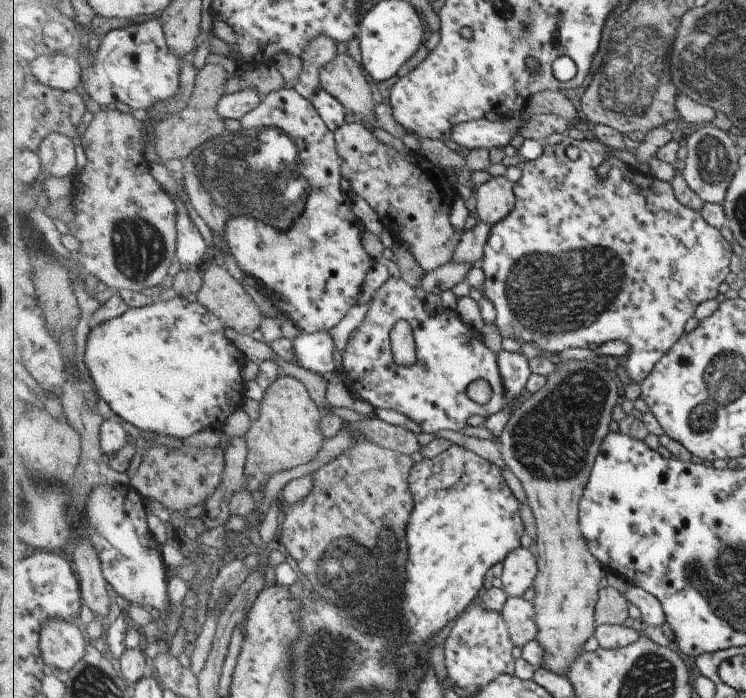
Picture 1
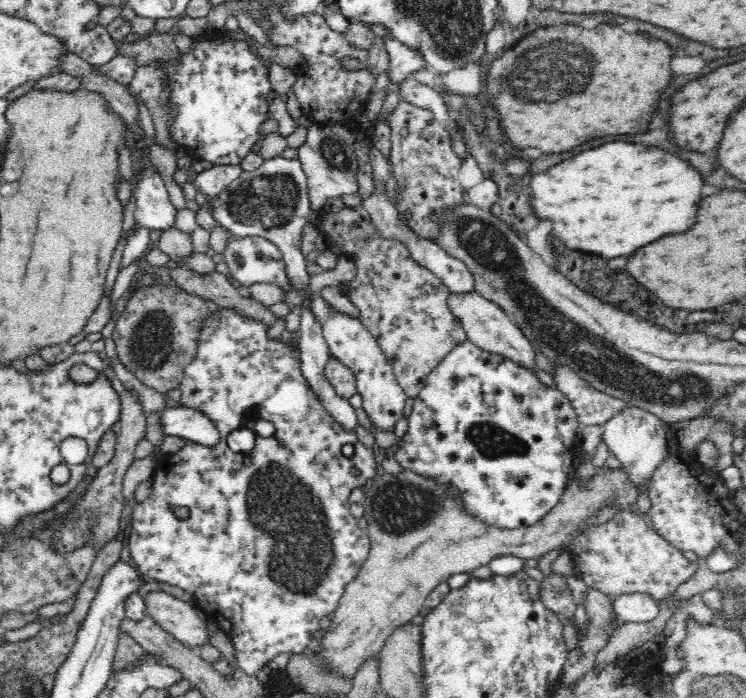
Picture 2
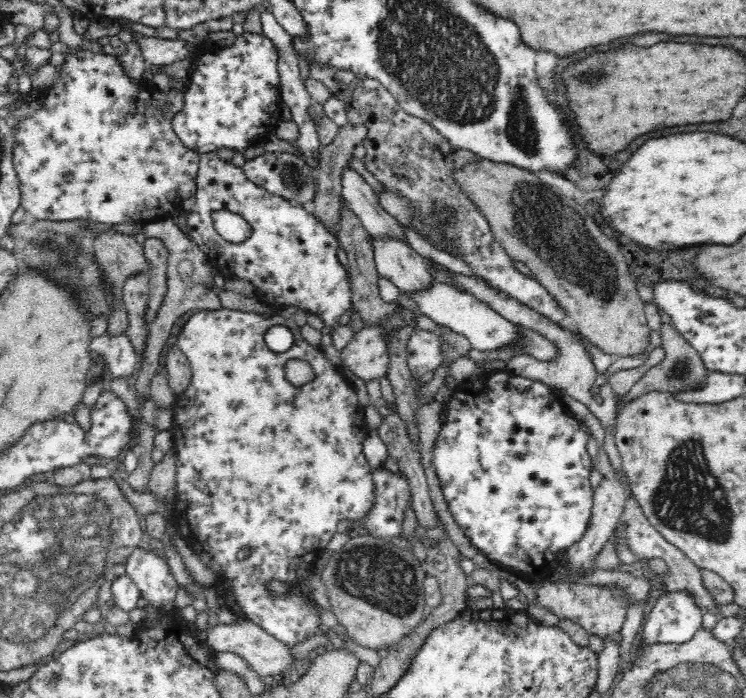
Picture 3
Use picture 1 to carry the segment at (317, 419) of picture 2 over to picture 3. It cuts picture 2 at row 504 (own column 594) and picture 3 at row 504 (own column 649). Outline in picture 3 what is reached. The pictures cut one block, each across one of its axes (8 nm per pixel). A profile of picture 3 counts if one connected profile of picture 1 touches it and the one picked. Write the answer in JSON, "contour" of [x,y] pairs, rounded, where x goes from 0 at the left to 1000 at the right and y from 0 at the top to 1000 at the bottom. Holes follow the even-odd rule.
{"contour":[[[295,441],[292,444],[271,444],[263,446],[259,453],[255,453],[255,457],[241,476],[241,481],[239,481],[239,499],[244,500],[244,504],[248,504],[248,509],[252,511],[252,516],[256,521],[257,539],[255,544],[255,550],[249,554],[244,563],[236,566],[236,572],[233,576],[233,605],[229,610],[228,616],[232,620],[232,645],[236,652],[236,713],[235,721],[232,722],[232,734],[231,734],[231,755],[236,758],[239,768],[252,768],[249,771],[249,777],[255,779],[255,785],[260,788],[263,797],[268,799],[271,807],[276,809],[276,814],[282,814],[282,817],[287,817],[287,819],[292,819],[292,825],[295,825],[295,831],[298,831],[298,837],[295,837],[295,842],[298,840],[306,840],[308,845],[298,845],[300,848],[300,860],[303,860],[303,868],[306,872],[314,875],[314,880],[327,880],[332,888],[338,893],[343,893],[343,895],[353,901],[358,910],[367,911],[369,915],[373,915],[374,921],[378,921],[383,926],[397,926],[401,920],[405,920],[410,911],[416,911],[416,908],[432,908],[429,900],[429,883],[426,883],[426,874],[424,874],[424,862],[421,857],[418,857],[418,842],[416,842],[416,817],[410,817],[410,814],[418,814],[421,809],[421,802],[426,798],[429,791],[434,791],[434,785],[440,782],[440,777],[445,774],[448,765],[452,761],[452,752],[457,746],[472,748],[476,744],[488,744],[491,738],[496,738],[496,734],[501,731],[501,722],[507,722],[507,708],[504,702],[504,693],[501,693],[500,686],[500,670],[496,668],[496,663],[492,660],[489,650],[487,649],[487,633],[491,630],[491,623],[495,620],[496,615],[492,612],[489,600],[488,600],[488,587],[484,585],[484,579],[480,574],[480,566],[469,547],[453,532],[442,517],[432,507],[428,496],[421,496],[410,489],[408,483],[405,483],[402,477],[402,468],[394,460],[394,456],[381,456],[381,453],[370,451],[370,453],[357,453],[354,454],[351,448],[338,448],[338,447],[324,447],[322,444],[306,443],[306,441]],[[367,464],[374,464],[375,467],[382,467],[387,470],[393,476],[394,490],[386,501],[381,504],[367,504],[362,501],[355,491],[354,487],[354,476],[362,470],[362,467],[367,467]],[[389,513],[403,513],[410,519],[414,519],[418,523],[420,532],[422,533],[421,544],[406,550],[405,553],[394,553],[389,550],[389,547],[383,546],[383,540],[381,540],[381,521],[383,521],[383,516],[389,516]],[[324,787],[334,789],[334,797],[327,799],[327,802],[319,802],[316,799],[316,794]],[[366,831],[375,832],[383,835],[383,851],[373,851],[373,854],[367,854],[361,844],[361,834]]]}

